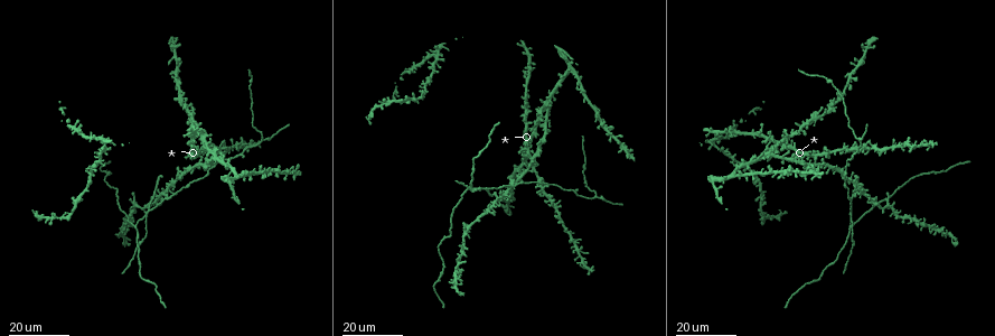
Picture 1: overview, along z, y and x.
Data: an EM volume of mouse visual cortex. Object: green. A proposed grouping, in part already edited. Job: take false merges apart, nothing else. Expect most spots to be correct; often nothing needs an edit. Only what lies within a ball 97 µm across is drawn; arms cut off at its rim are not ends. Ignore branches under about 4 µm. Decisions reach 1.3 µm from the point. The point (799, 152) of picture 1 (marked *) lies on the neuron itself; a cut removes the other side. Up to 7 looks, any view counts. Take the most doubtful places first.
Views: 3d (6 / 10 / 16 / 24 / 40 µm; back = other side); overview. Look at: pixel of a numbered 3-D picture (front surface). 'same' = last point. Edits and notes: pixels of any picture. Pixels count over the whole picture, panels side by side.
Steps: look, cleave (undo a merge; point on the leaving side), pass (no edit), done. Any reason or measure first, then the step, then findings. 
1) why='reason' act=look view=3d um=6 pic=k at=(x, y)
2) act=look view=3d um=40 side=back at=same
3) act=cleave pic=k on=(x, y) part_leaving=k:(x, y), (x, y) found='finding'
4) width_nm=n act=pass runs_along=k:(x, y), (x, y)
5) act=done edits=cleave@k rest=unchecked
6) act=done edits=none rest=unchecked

why='three arms meet' act=look view=3d um=16 pic=1 at=(264, 140)

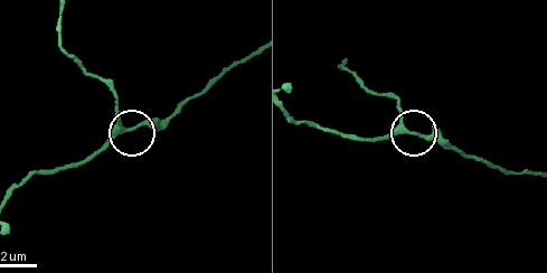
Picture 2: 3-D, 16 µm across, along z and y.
act=look view=3d um=10 pic=2 at=(120, 127)

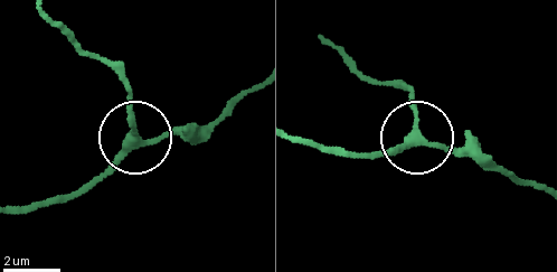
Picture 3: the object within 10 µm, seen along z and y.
width_nm=250 act=pass runs_along=3:(12, 207), (71, 196), (135, 138), (205, 136) found='all the same neuron'

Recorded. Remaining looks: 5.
why='a fork' act=look view=3d um=16 pic=1 at=(148, 208)

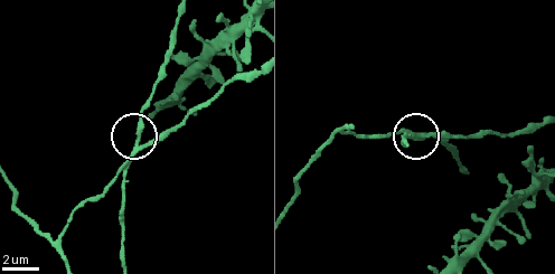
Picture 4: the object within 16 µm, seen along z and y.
act=look view=3d um=10 pic=4 at=(419, 137)

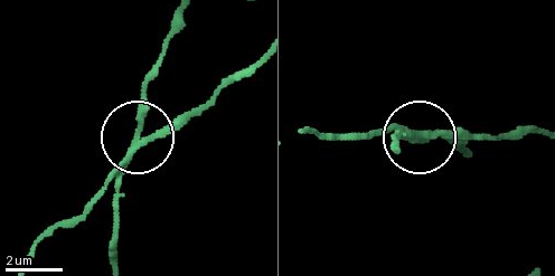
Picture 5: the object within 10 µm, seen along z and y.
width_nm=220 act=cleave pic=5 on=(116, 198) found='two neurons meet here'

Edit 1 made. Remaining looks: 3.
why='a fork' act=look view=3d um=24 pic=1 at=(133, 225)

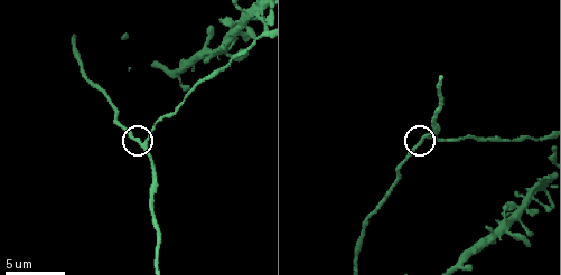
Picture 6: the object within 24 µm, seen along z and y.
act=look view=3d um=6 pic=6 at=(142, 142)

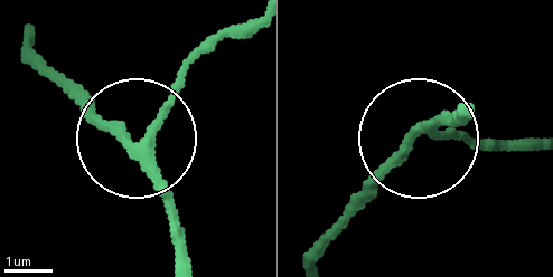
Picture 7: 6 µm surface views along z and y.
arms=3 act=pass found='one neuron here'

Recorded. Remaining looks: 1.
act=done edits=cleave@5 rest=unchecked

